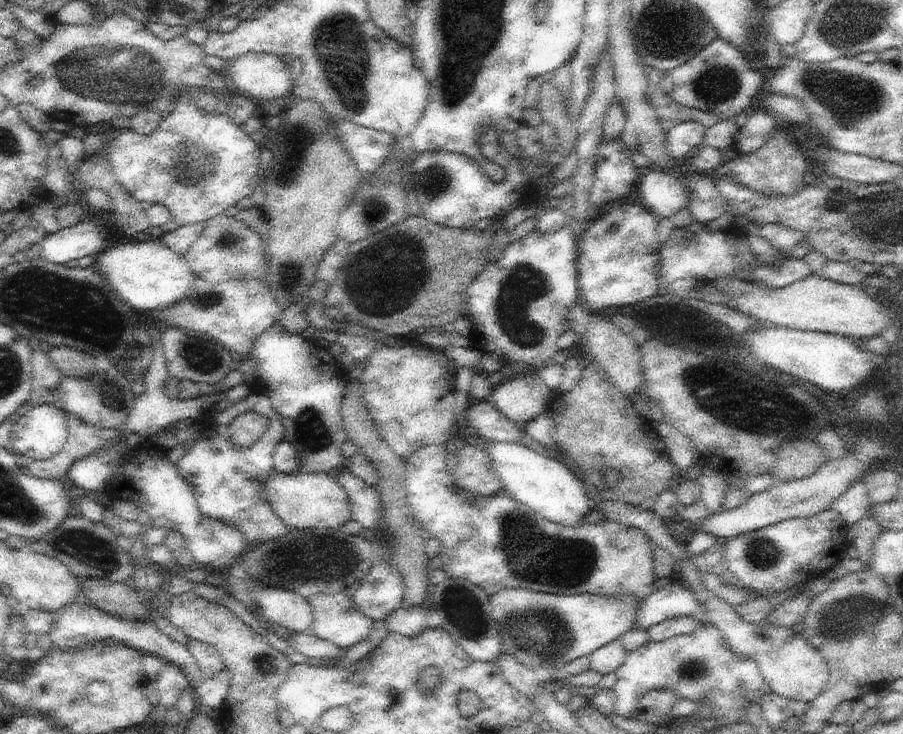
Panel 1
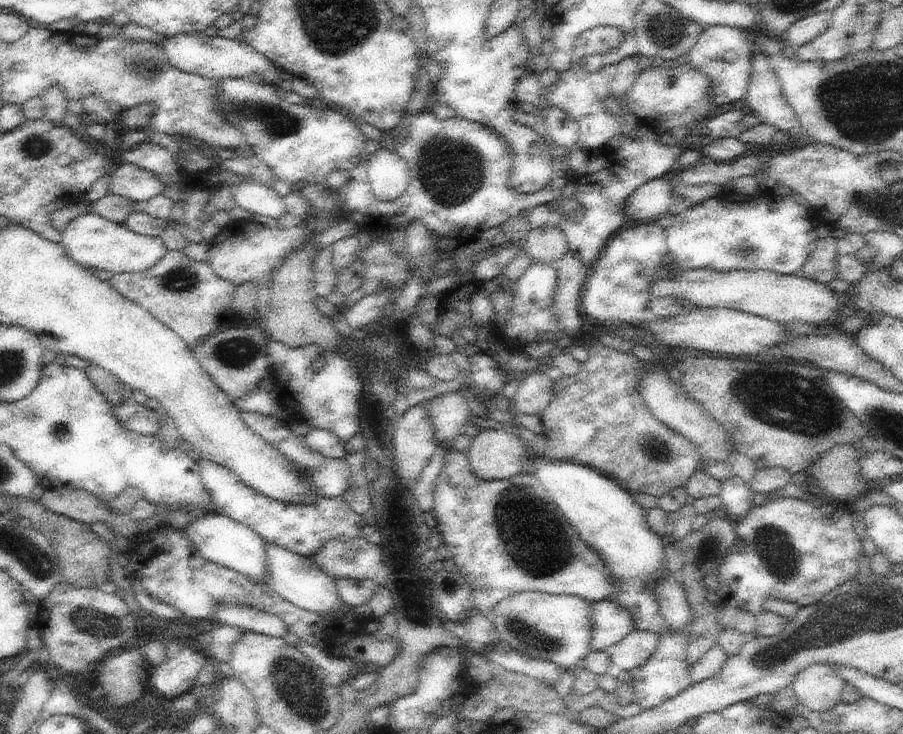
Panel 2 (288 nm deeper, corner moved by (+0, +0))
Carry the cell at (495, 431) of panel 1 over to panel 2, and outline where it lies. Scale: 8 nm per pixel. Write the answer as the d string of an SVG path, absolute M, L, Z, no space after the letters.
M447 392L439 398L431 398L423 406L427 408L427 416L433 422L439 448L445 446L447 450L451 450L453 440L461 434L461 426L467 422L467 416L471 416L467 408L467 394Z

